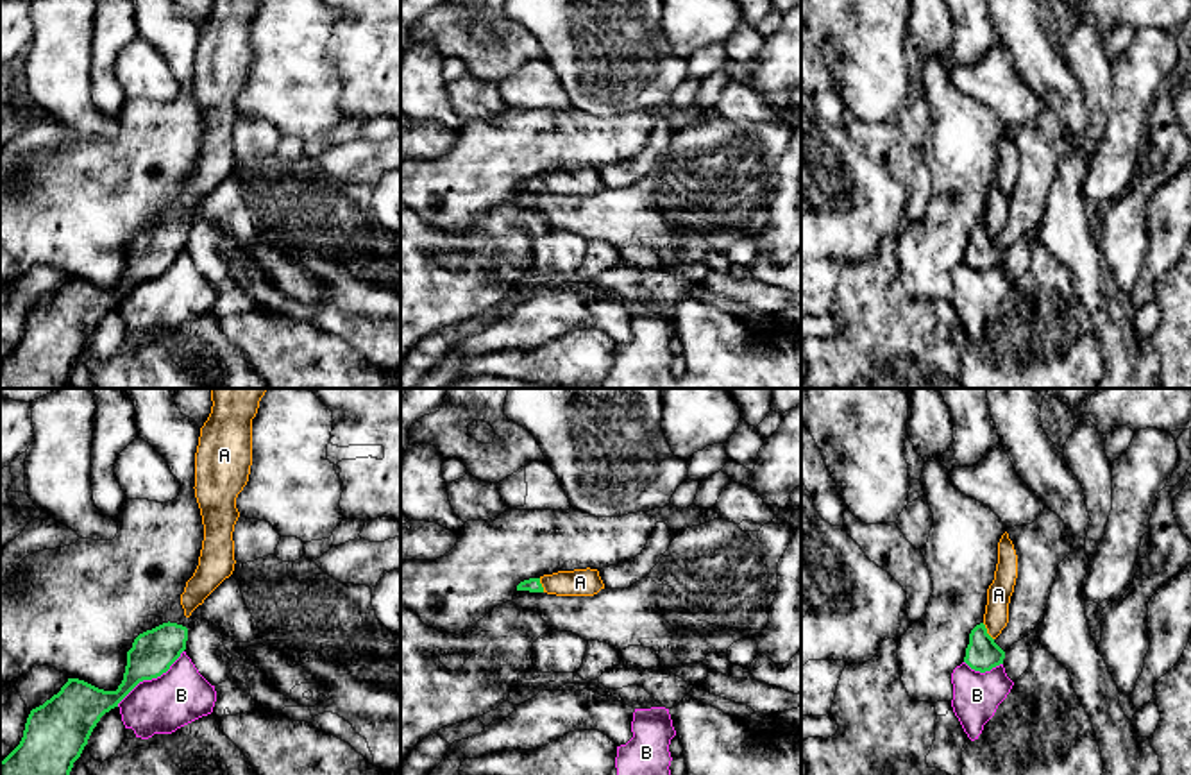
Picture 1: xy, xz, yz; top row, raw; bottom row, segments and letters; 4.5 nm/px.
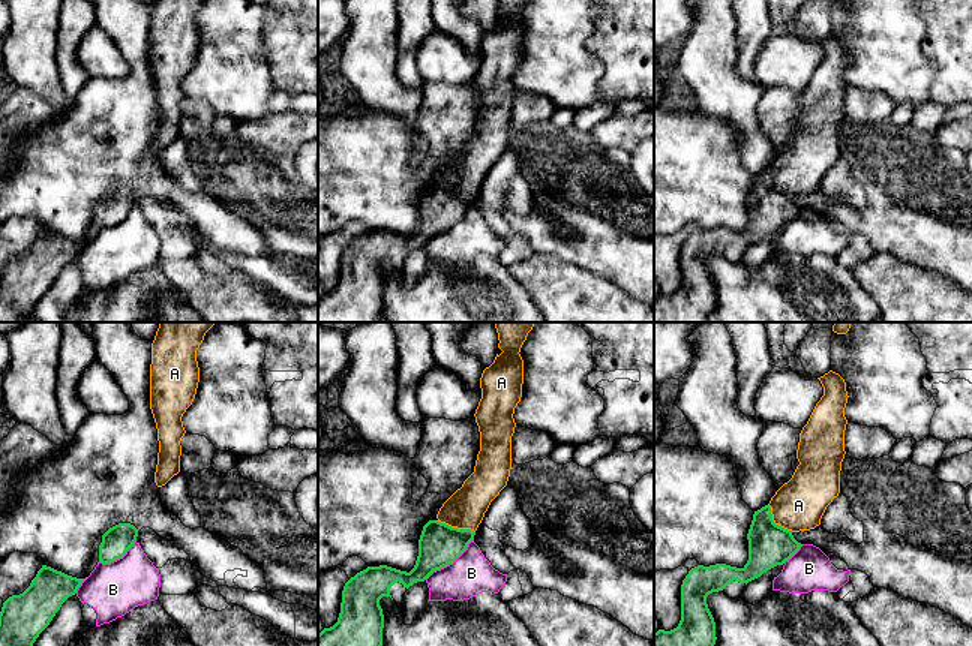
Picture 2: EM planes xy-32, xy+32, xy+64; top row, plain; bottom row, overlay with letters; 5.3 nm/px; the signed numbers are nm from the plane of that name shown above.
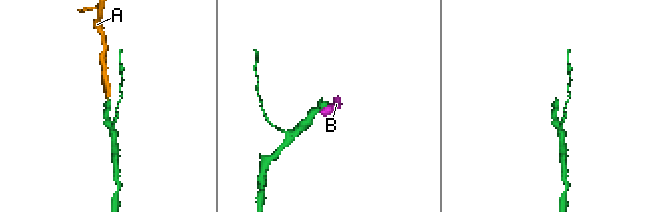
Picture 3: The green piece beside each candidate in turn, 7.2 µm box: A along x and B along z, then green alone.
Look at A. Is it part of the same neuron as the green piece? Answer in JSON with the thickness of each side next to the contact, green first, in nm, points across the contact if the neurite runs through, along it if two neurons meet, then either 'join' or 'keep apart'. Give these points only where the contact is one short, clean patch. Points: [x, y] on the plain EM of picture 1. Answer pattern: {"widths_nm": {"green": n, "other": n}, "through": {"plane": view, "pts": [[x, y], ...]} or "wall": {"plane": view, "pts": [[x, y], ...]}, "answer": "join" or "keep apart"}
{"widths_nm": {"green": 160, "other": 110}, "through": {"plane": "yz", "pts": [[982, 253], [986, 231], [995, 221], [998, 194]]}, "answer": "join"}

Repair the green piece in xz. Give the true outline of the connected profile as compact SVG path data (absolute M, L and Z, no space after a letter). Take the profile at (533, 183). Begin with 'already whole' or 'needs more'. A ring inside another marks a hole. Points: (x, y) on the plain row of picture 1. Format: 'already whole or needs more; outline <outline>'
needs more; outline M574 168L529 177L517 184L517 190L547 192L556 195L594 195L604 183L597 168Z

